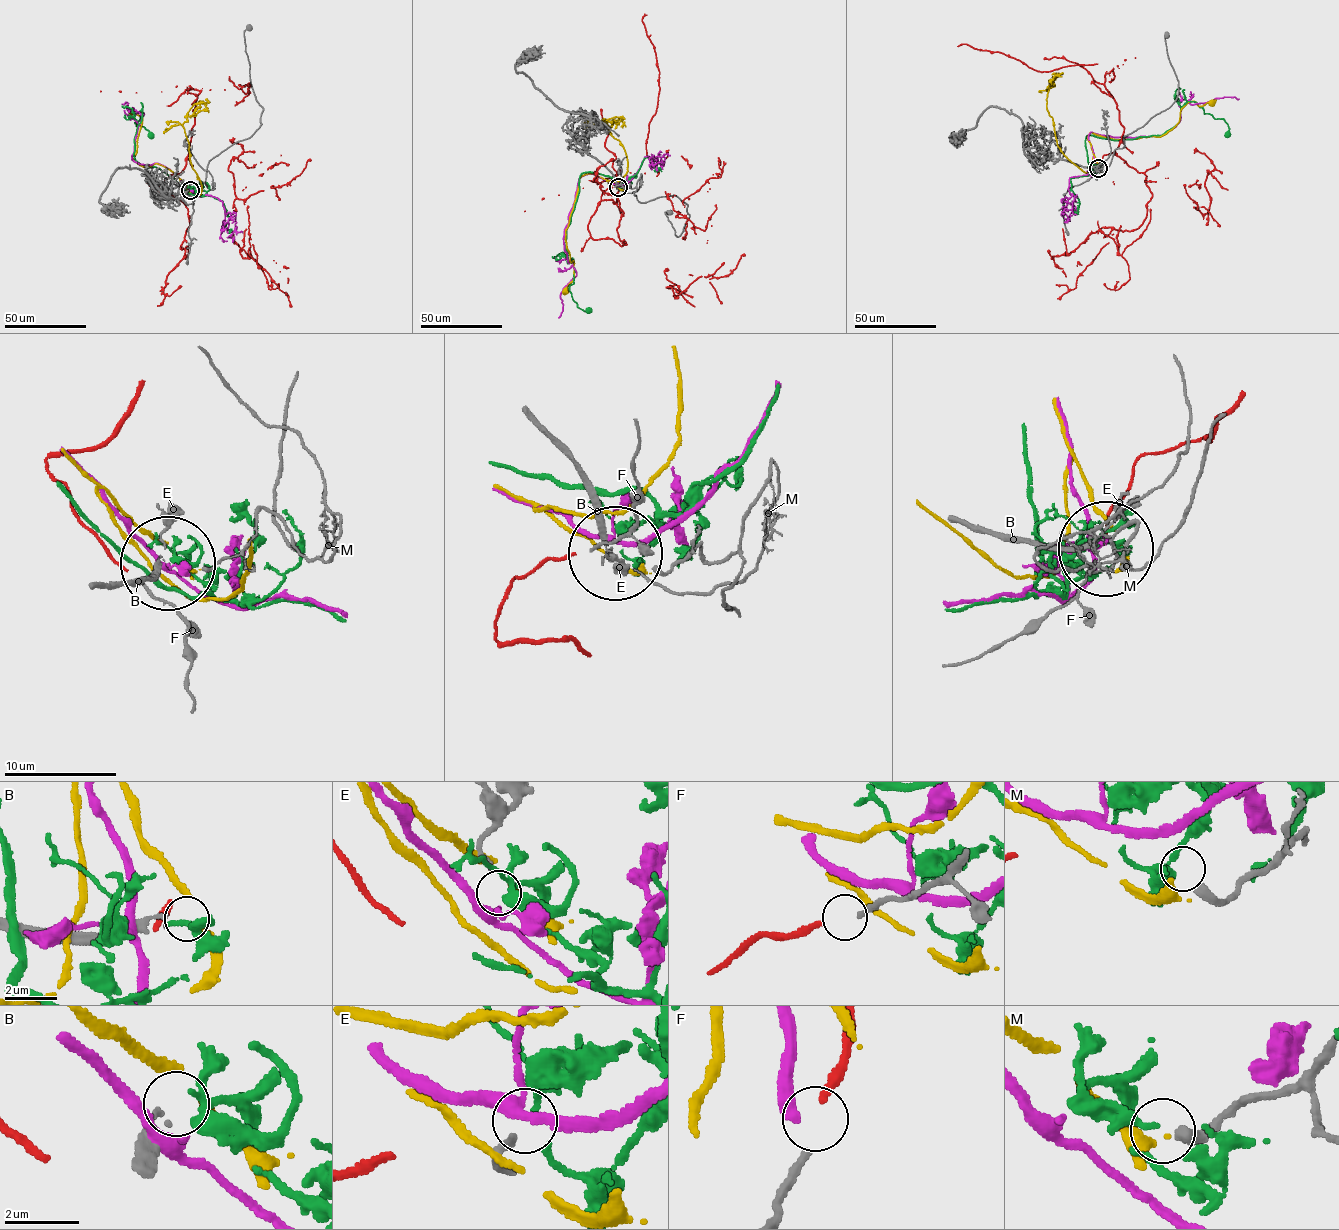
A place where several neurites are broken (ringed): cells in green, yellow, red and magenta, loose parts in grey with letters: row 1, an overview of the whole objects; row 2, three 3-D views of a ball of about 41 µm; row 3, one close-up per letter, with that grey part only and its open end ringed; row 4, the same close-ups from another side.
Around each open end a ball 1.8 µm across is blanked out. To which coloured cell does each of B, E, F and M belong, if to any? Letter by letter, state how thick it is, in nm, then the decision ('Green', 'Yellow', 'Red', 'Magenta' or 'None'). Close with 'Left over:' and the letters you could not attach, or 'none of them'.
B: Thickness 130 nm. None
E: Thickness 180 nm. Magenta
F: Thickness 200 nm. Red
M: Thickness 360 nm. None
Left over: B, M

